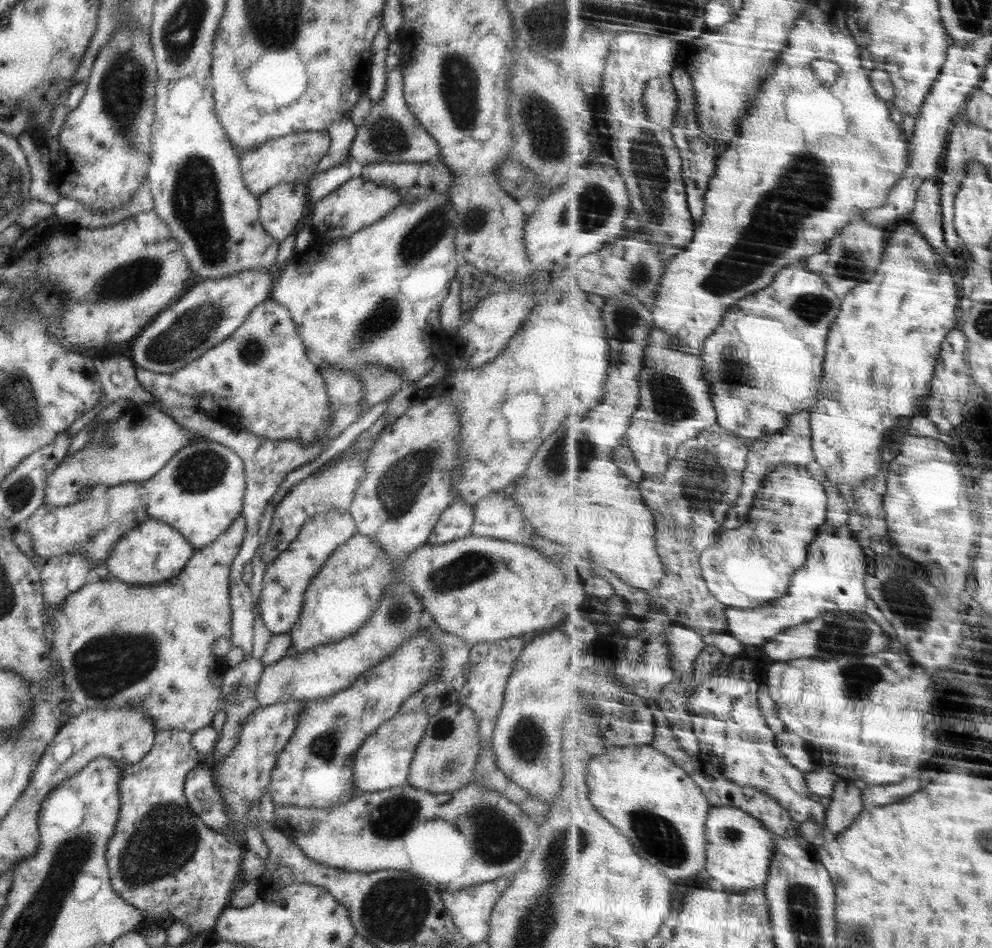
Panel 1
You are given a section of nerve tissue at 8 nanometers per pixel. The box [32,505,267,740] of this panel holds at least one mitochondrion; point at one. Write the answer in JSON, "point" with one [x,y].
{"point":[104,667]}

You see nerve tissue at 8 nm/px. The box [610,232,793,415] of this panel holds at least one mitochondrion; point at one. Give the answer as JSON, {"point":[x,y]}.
{"point":[732,367]}

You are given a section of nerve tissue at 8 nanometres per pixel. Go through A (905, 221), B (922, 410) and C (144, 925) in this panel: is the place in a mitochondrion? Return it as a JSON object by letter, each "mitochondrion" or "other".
{"A":"other","B":"other","C":"other"}

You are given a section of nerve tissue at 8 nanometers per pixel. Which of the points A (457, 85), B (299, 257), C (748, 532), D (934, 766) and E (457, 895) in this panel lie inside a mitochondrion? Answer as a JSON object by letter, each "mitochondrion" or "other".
{"A":"mitochondrion","B":"other","C":"other","D":"other","E":"other"}

